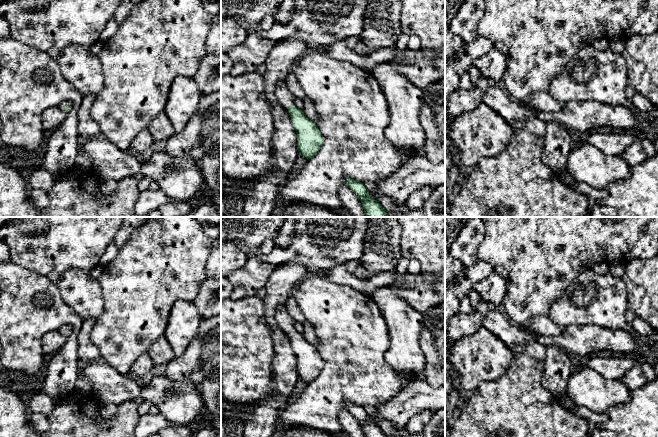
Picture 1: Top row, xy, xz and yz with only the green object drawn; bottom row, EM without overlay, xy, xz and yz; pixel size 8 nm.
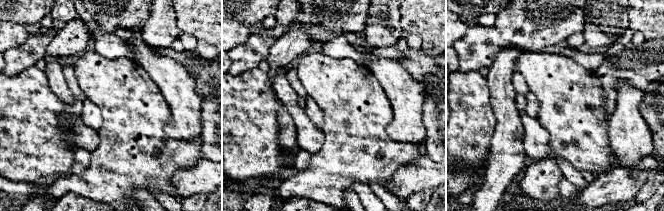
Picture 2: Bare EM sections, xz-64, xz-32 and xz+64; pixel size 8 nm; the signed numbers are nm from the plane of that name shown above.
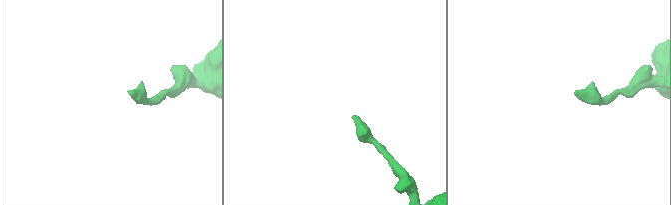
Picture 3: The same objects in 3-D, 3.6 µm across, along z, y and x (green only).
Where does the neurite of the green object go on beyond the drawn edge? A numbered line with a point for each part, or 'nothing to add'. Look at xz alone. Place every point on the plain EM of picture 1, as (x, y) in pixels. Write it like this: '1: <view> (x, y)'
1: xz (285, 321)

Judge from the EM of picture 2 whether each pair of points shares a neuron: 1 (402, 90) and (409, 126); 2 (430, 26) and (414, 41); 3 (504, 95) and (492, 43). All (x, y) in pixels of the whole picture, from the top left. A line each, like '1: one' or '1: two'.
1: one
2: two
3: two

